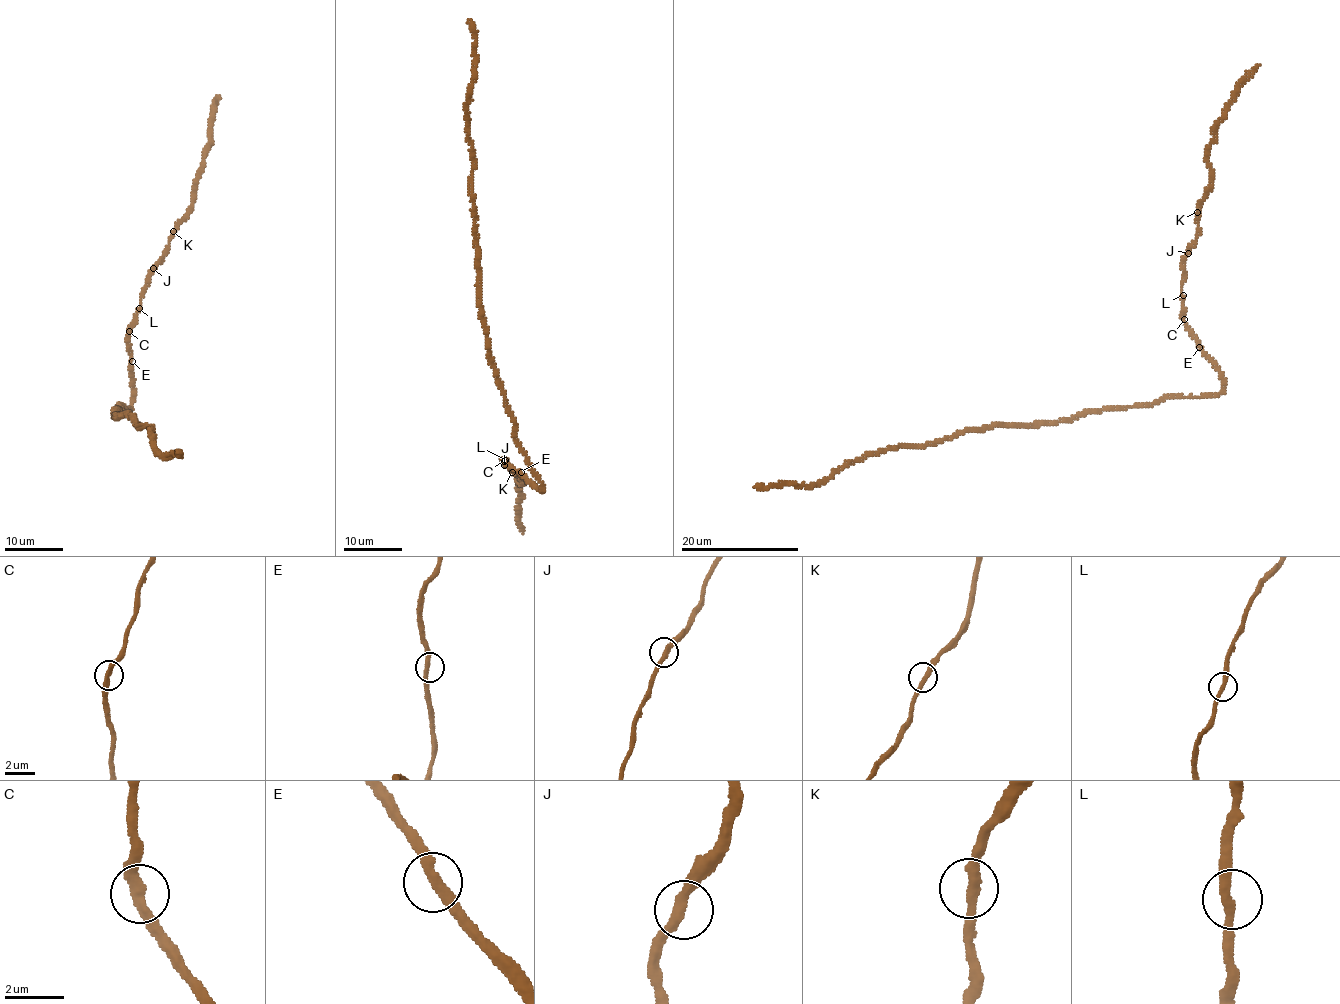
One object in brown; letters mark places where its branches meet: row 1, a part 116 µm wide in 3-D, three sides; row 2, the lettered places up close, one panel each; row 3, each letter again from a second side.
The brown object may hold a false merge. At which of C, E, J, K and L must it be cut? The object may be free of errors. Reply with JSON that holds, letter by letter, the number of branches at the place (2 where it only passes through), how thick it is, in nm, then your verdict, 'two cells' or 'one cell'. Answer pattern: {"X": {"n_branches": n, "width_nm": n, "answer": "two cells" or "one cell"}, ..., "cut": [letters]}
{"C": {"n_branches": 2, "width_nm": 320, "answer": "one cell"}, "E": {"n_branches": 2, "width_nm": 320, "answer": "one cell"}, "J": {"n_branches": 2, "width_nm": 320, "answer": "one cell"}, "K": {"n_branches": 2, "width_nm": 320, "answer": "one cell"}, "L": {"n_branches": 2, "width_nm": 320, "answer": "one cell"}, "cut": []}

